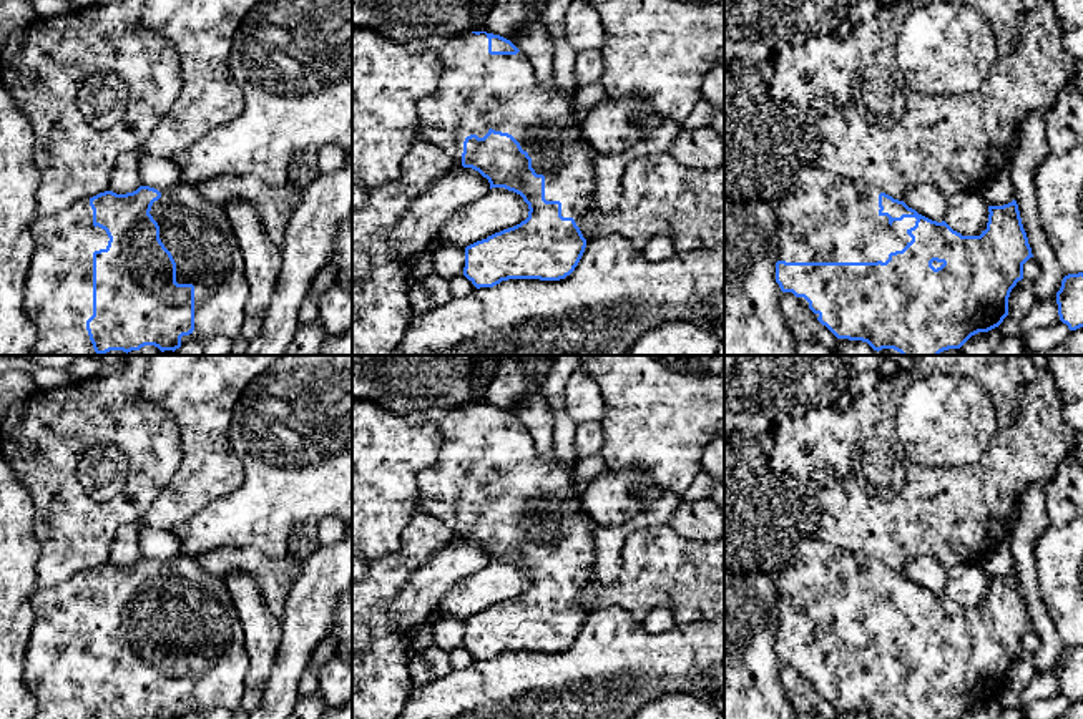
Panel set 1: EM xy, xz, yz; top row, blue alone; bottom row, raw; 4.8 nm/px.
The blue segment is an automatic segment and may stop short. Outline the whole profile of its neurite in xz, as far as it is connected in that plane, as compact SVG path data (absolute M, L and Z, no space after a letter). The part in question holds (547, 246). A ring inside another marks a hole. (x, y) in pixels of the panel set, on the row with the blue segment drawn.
M467 32L452 38L447 38L442 48L439 50L439 56L442 61L442 76L439 81L437 90L419 101L419 125L417 131L422 138L430 141L434 146L437 146L442 153L445 153L453 161L453 169L460 168L472 168L478 171L483 178L488 179L490 189L492 188L505 188L508 191L513 191L523 198L523 201L528 204L528 218L522 221L520 224L503 229L500 232L495 232L488 236L487 239L477 241L465 247L465 267L463 276L477 287L493 287L500 284L502 281L508 279L540 279L540 281L560 281L570 276L575 267L578 266L585 247L586 239L583 237L578 223L581 216L595 208L595 171L593 171L593 153L595 149L586 139L585 131L585 120L578 118L575 110L571 108L573 93L566 93L558 86L555 80L540 81L535 75L535 70L530 63L530 60L507 38L487 32Z

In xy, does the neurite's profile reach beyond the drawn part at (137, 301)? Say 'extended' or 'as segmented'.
extended

